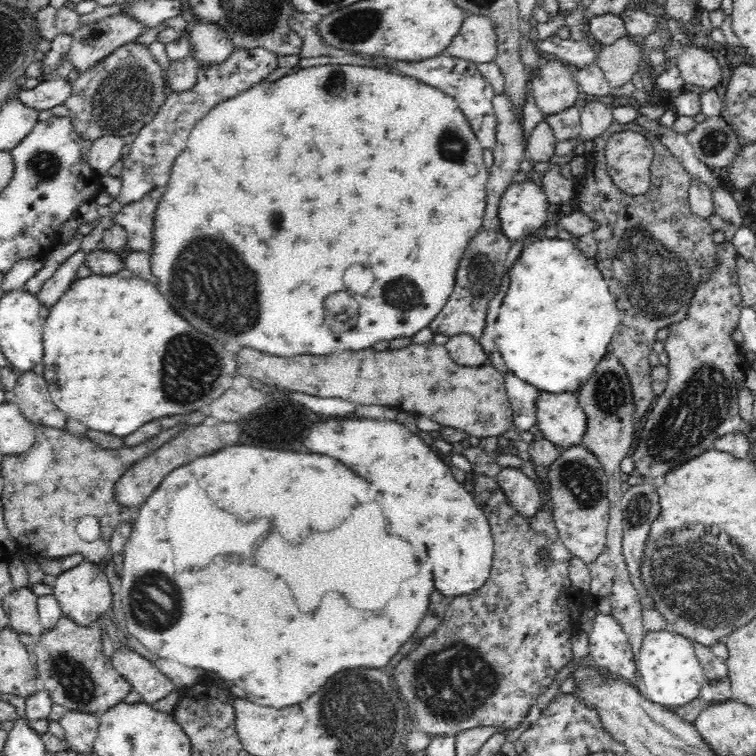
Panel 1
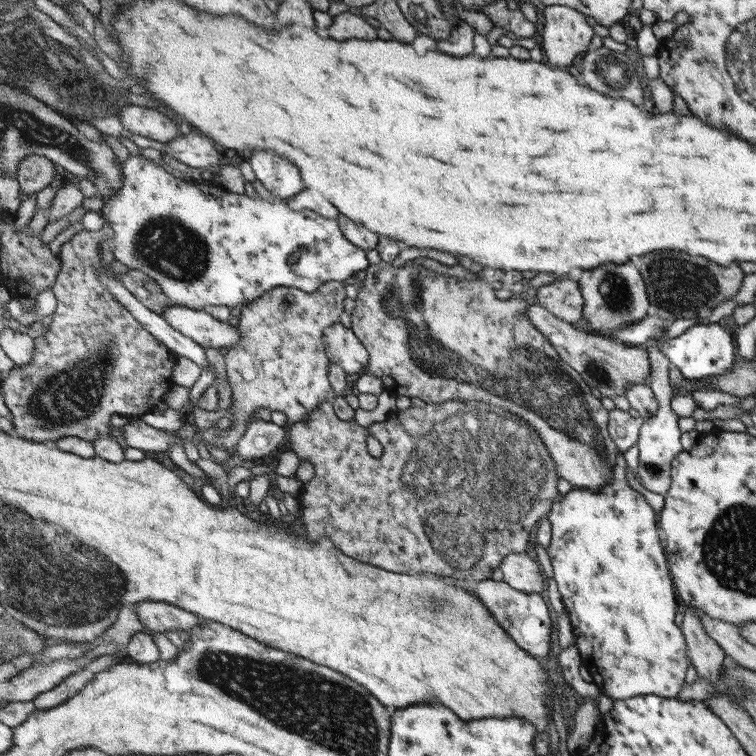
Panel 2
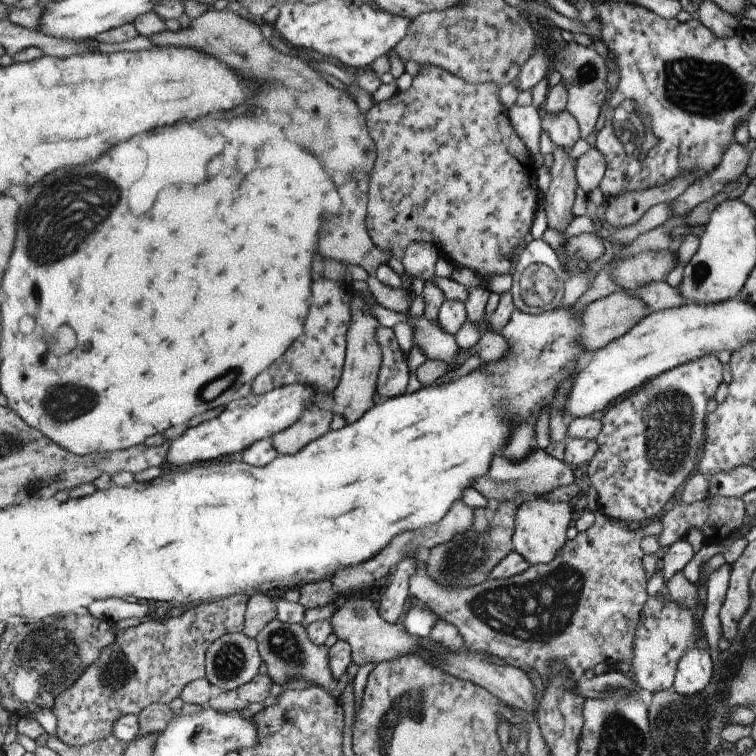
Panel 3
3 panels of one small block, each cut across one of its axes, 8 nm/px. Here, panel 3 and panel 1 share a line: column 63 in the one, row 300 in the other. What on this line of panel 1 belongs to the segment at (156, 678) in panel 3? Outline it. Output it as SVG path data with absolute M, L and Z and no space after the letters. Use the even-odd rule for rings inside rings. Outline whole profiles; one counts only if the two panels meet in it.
M724 242L718 246L720 254L720 268L712 274L712 278L706 284L700 284L696 288L696 296L692 300L692 306L688 308L688 316L680 324L672 324L670 336L664 342L666 344L666 366L668 366L668 386L662 396L656 398L654 406L648 410L644 428L640 432L640 442L636 444L632 460L632 474L638 476L666 476L680 464L708 452L714 448L714 442L722 436L728 436L732 432L746 432L748 424L742 420L738 412L738 394L744 388L746 380L746 358L740 350L740 346L732 340L732 334L736 332L736 326L740 326L740 290L738 290L738 276L736 276L736 248L730 242Z

